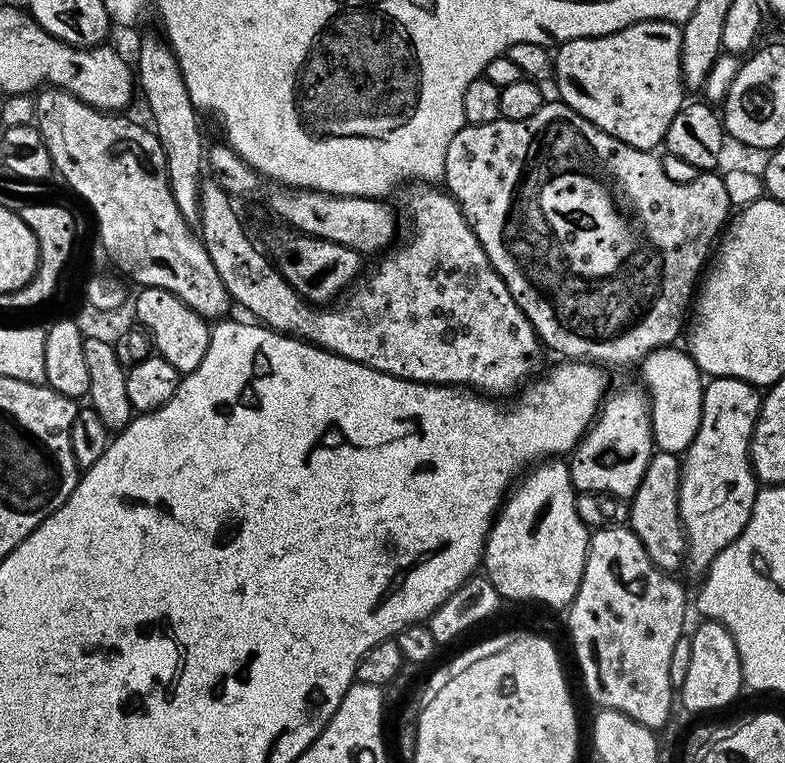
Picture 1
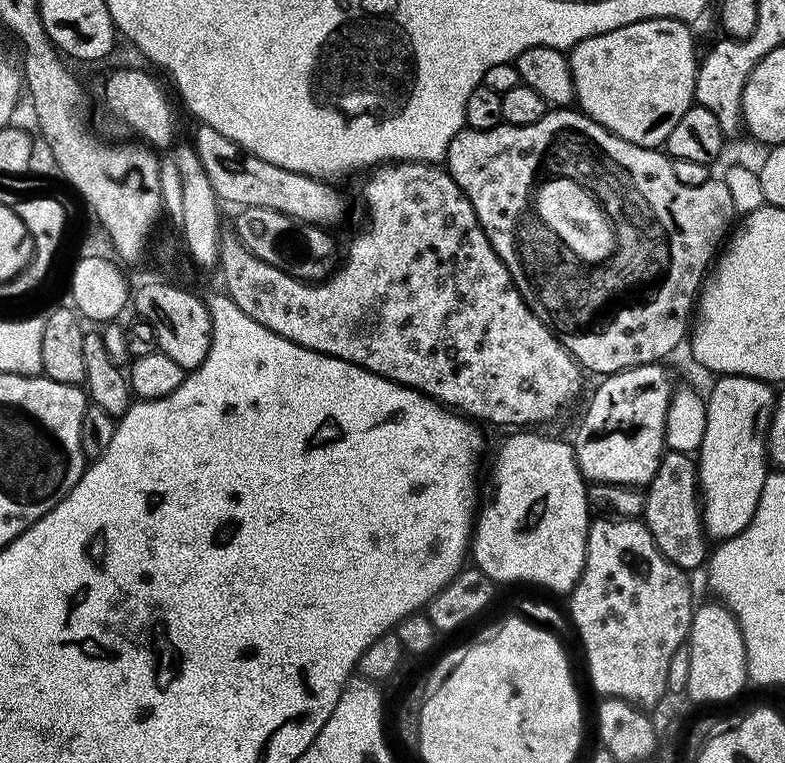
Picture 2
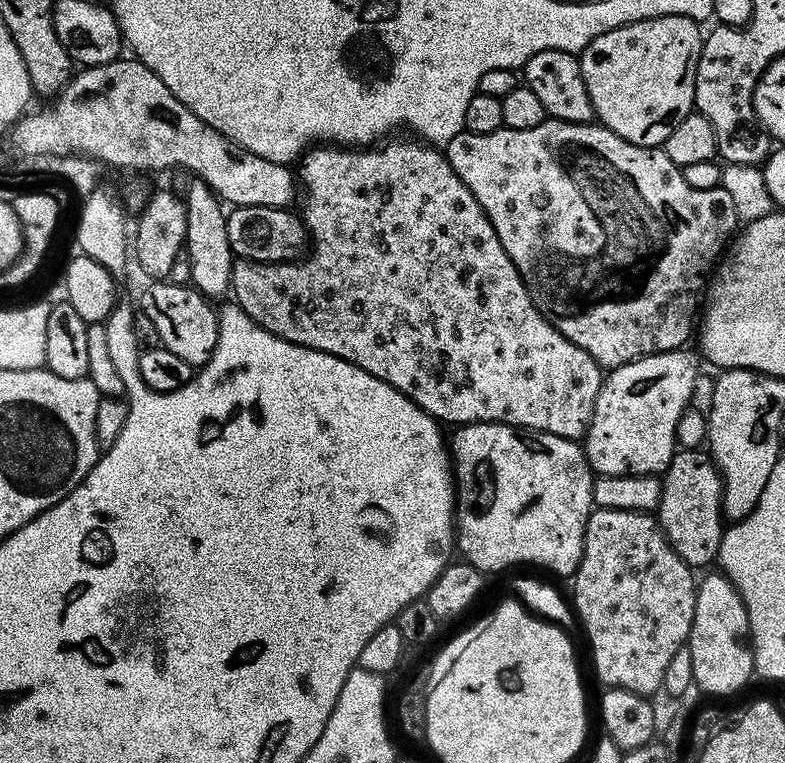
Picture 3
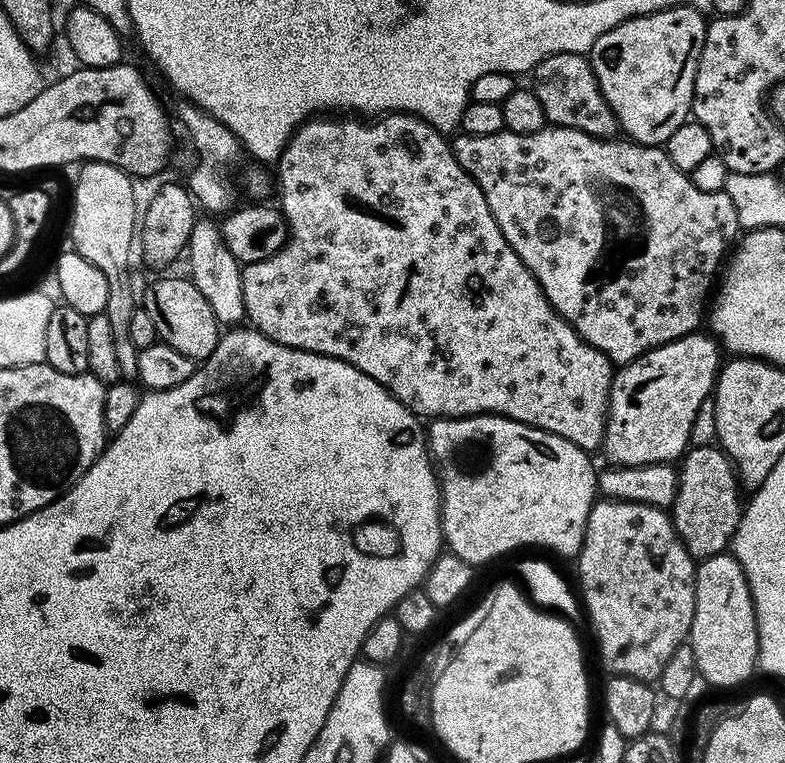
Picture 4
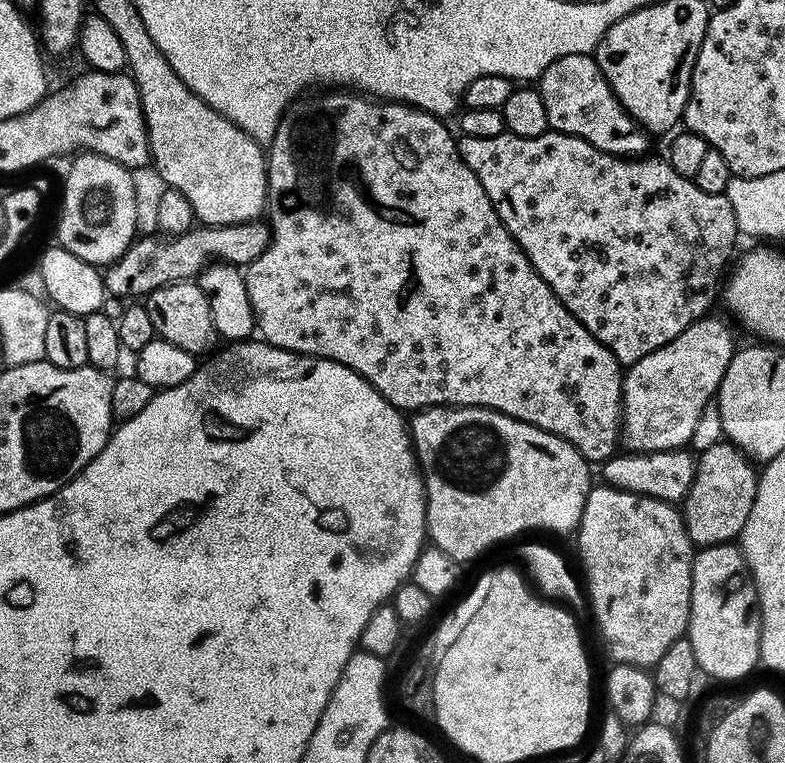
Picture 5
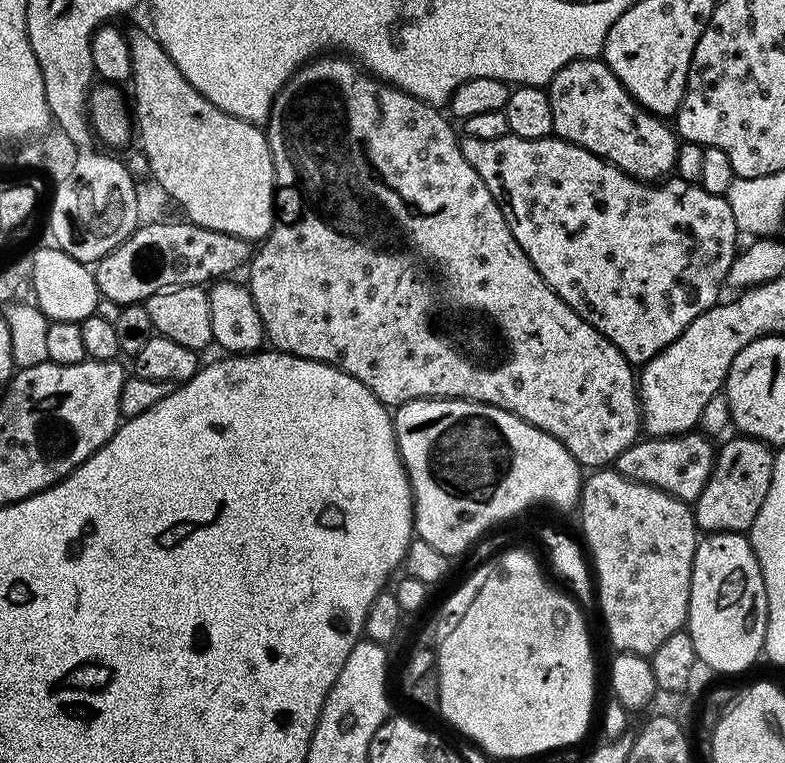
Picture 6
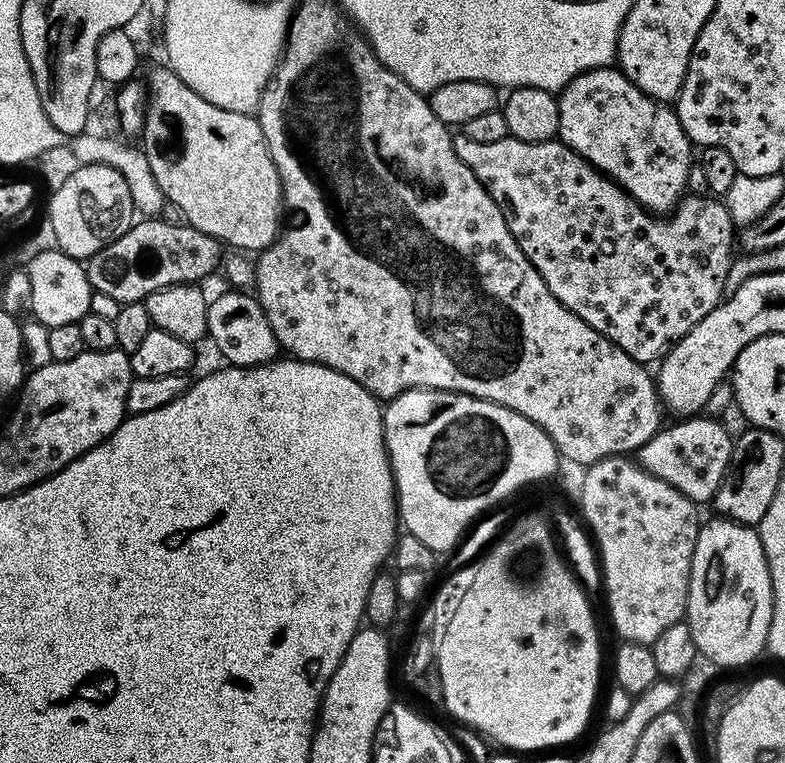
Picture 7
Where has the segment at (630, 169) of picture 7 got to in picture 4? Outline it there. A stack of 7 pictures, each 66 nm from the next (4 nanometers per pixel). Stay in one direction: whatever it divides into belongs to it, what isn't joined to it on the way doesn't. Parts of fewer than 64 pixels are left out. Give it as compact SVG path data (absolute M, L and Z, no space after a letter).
M579 52L550 54L530 73L532 93L542 102L548 124L557 128L573 128L596 136L599 140L610 140L617 135L618 125L614 110L606 102L598 82L594 78L592 61Z

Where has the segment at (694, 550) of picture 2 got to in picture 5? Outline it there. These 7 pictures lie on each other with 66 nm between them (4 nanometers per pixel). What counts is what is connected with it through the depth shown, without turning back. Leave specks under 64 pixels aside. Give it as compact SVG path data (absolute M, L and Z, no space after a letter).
M721 442L699 453L694 482L682 502L686 534L690 534L697 549L731 544L739 538L742 526L746 526L746 518L750 518L750 510L754 507L759 481L757 465L748 459L741 448Z

